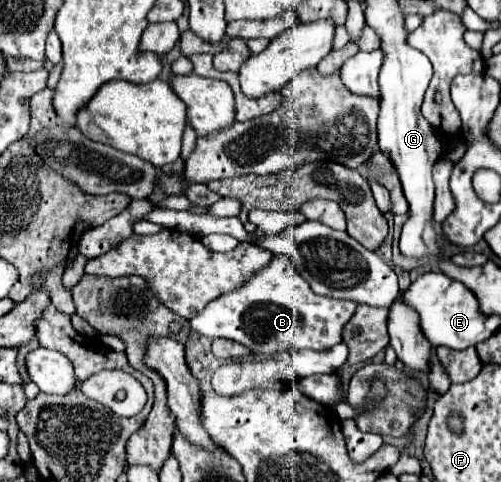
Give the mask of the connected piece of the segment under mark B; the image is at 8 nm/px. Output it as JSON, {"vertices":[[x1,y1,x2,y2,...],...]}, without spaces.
{"vertices":[[273,256,267,266,263,266,259,272,255,272,243,286,235,288,233,292,225,292,211,300,203,312,193,316,189,320,189,328,195,334,207,336,207,338,229,338,235,342,245,344,251,352,261,356,275,356,289,348,313,348,313,350,329,350,331,346,341,342,341,330,353,316,357,304,353,302,341,302,341,300,329,300,327,296,317,296,305,280,295,272,293,264,287,256]]}

